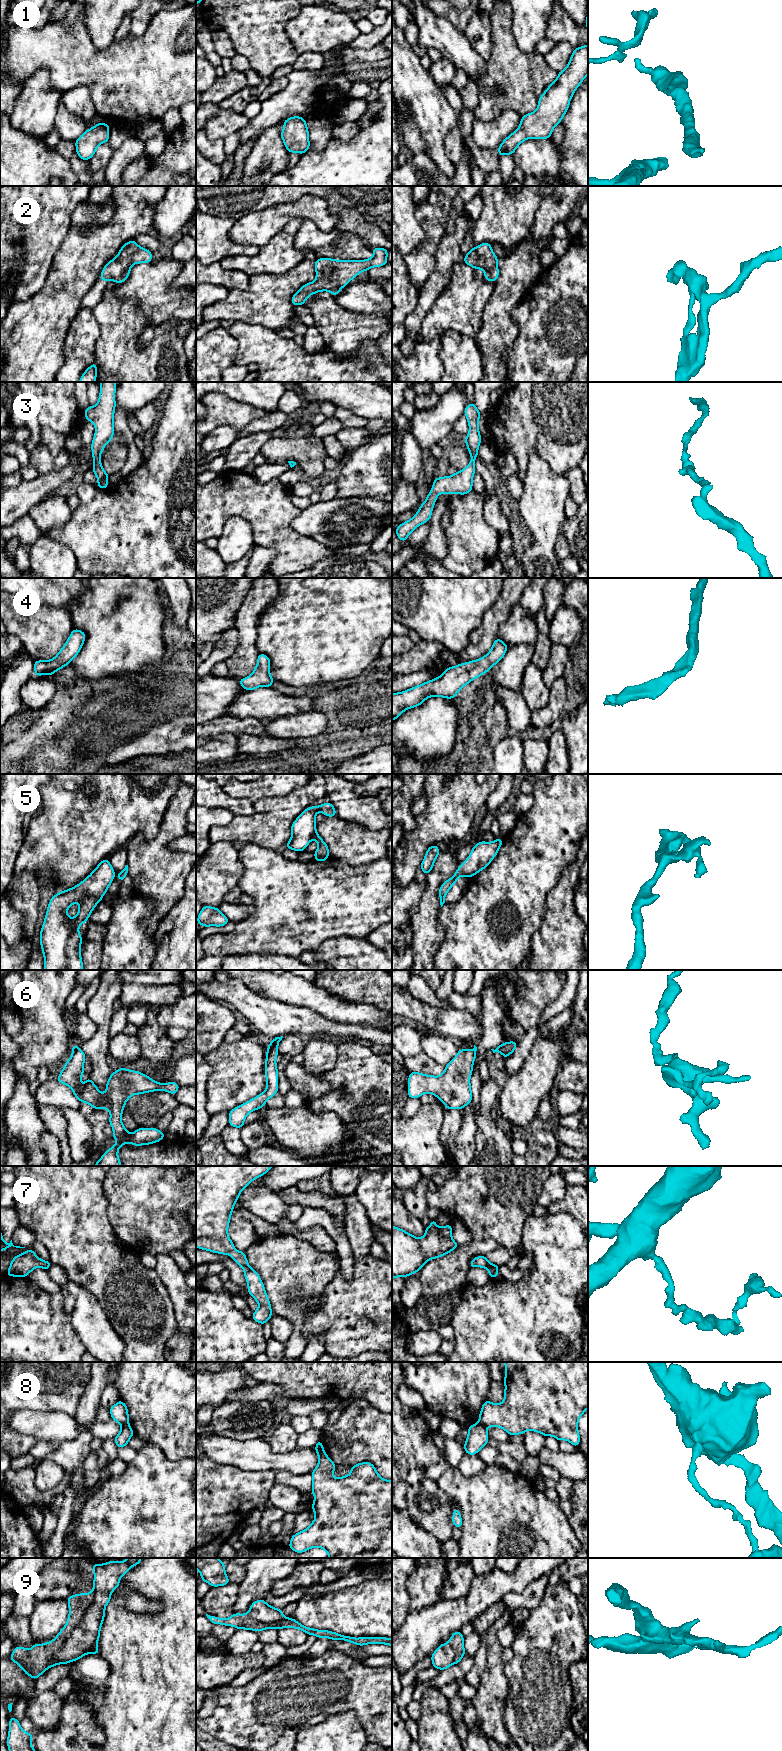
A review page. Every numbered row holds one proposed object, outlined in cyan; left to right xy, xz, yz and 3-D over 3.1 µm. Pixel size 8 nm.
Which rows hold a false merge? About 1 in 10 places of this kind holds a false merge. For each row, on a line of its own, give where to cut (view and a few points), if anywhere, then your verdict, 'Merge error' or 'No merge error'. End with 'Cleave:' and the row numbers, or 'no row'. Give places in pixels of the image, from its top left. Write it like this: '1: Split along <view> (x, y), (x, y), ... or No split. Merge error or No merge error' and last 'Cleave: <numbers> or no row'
1: No split. No merge error
2: No split. No merge error
3: No split. No merge error
4: No split. No merge error
5: No split. No merge error
6: No split. No merge error
7: No split. No merge error
8: Split along xy (128, 1424), (122, 1426). Merge error
9: No split. No merge error
Cleave: 8

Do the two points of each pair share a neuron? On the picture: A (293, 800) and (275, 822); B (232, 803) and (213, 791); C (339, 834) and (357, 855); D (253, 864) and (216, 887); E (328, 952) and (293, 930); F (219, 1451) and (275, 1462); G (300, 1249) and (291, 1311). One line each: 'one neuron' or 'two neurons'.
A: one neuron
B: one neuron
C: one neuron
D: two neurons
E: two neurons
F: one neuron
G: one neuron

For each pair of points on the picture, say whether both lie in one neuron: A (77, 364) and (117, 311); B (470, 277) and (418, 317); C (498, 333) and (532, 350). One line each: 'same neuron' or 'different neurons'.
A: different neurons
B: different neurons
C: different neurons

